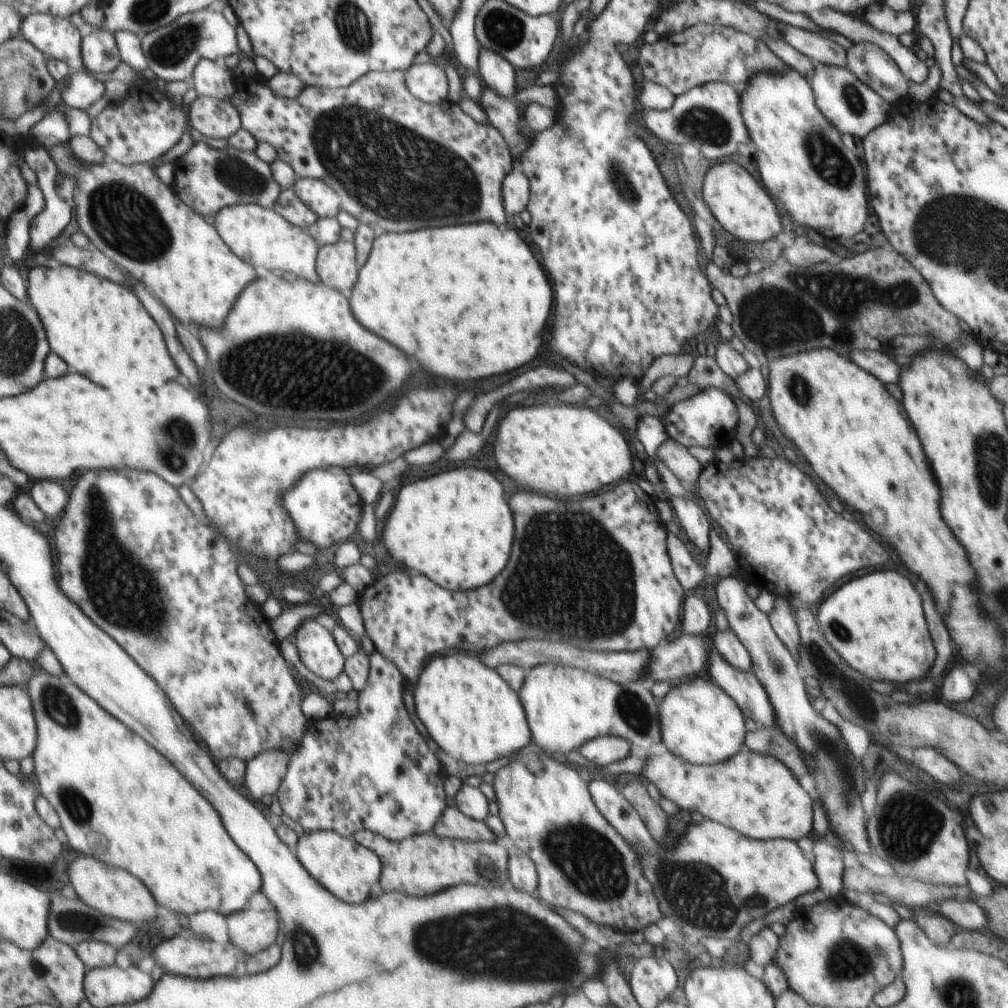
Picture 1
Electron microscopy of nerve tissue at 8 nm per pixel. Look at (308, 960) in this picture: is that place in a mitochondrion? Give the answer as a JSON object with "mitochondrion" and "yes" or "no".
{"mitochondrion":"yes"}

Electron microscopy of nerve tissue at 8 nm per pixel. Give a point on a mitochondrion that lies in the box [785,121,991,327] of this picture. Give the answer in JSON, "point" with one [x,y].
{"point":[826,158]}

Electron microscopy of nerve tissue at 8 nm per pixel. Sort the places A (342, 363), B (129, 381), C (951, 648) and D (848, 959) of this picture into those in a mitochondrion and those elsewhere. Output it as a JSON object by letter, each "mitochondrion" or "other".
{"A":"mitochondrion","B":"other","C":"other","D":"mitochondrion"}

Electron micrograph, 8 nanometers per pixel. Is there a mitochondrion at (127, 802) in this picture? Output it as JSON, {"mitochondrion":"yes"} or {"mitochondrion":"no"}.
{"mitochondrion":"no"}

